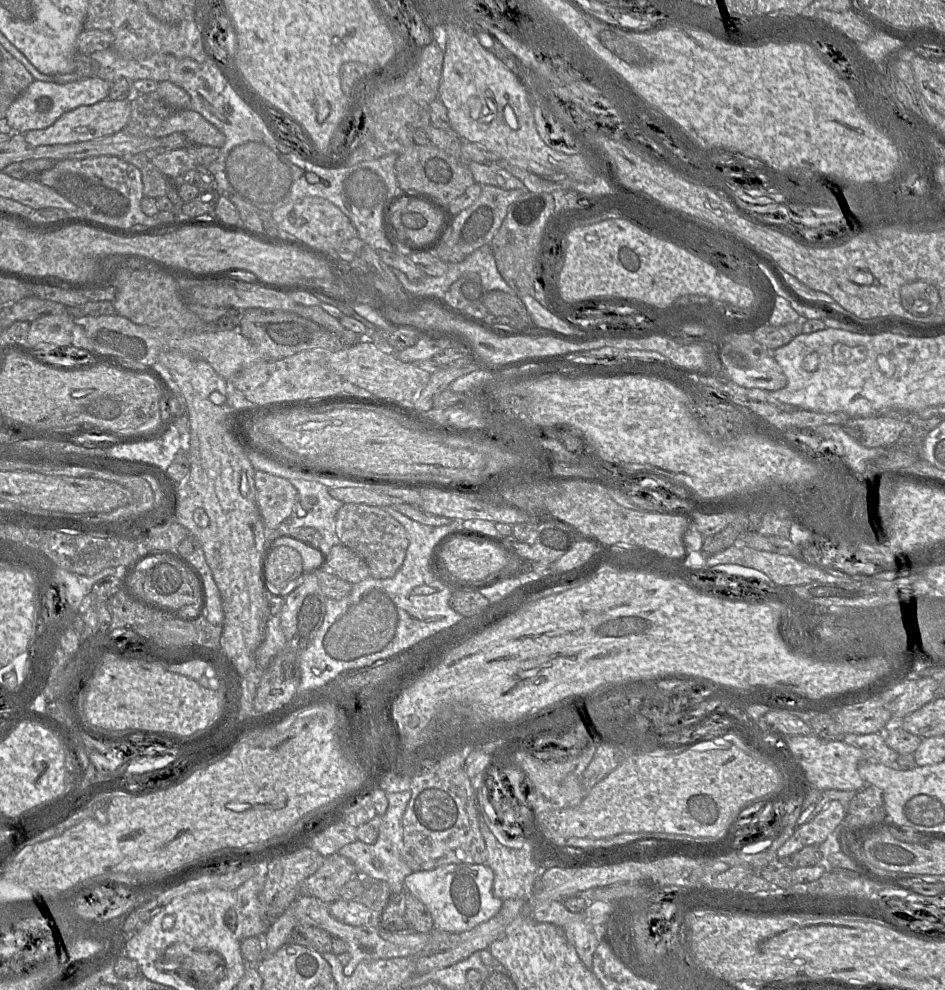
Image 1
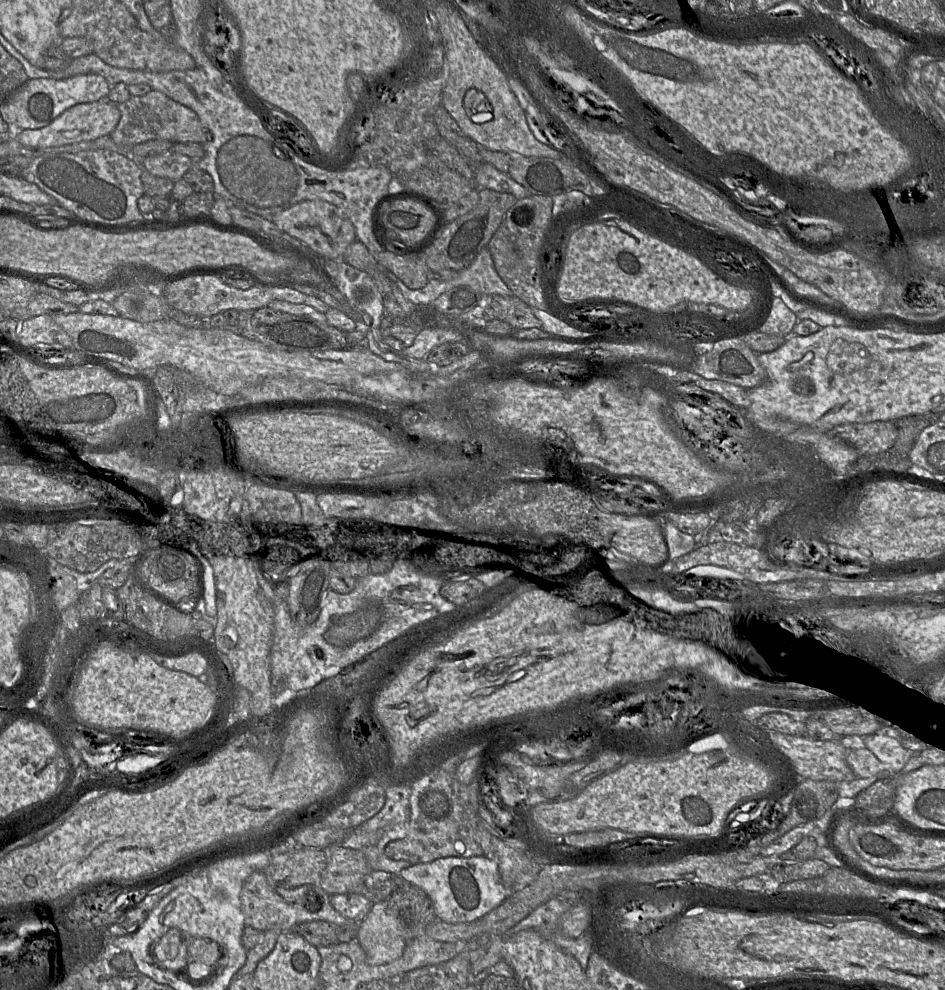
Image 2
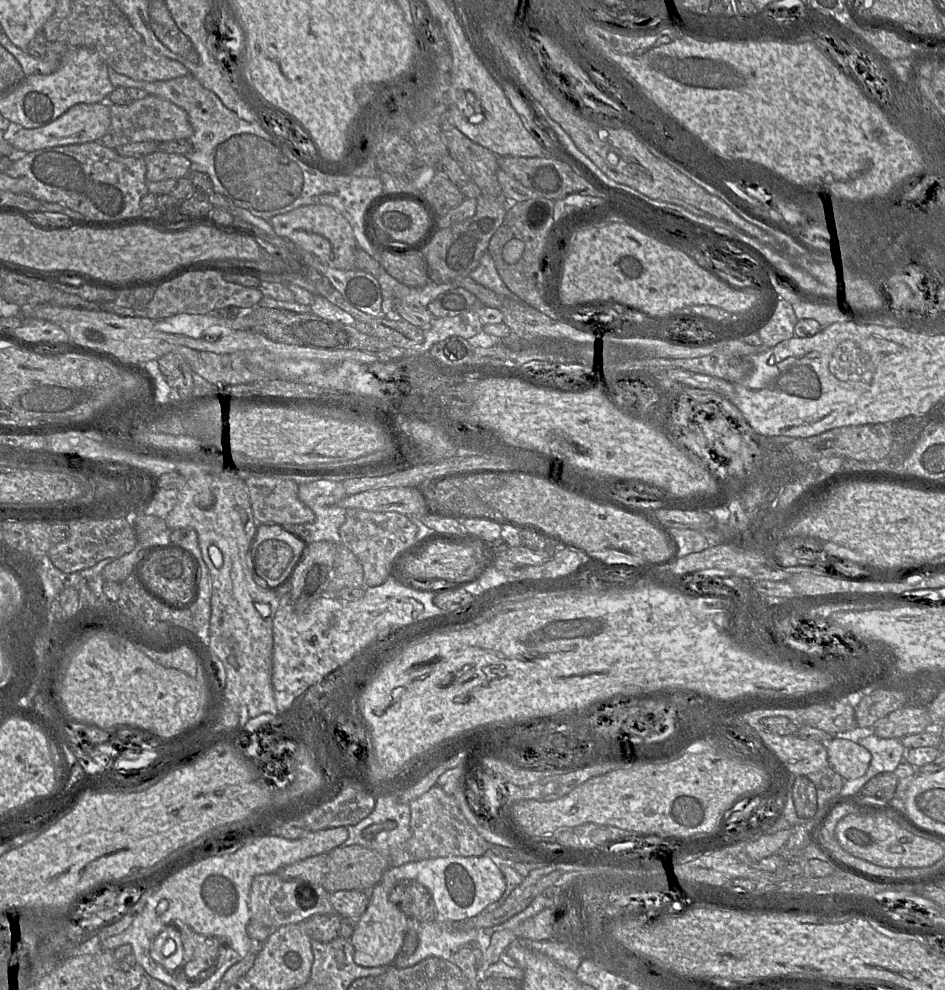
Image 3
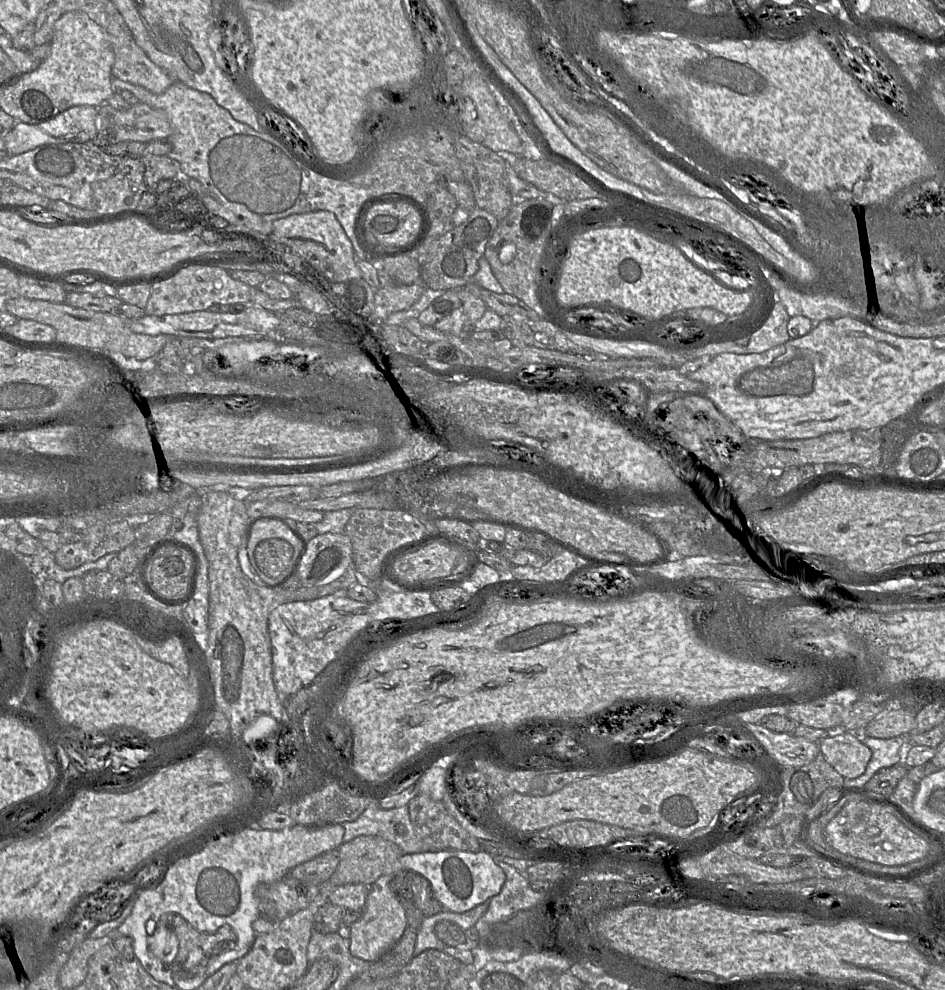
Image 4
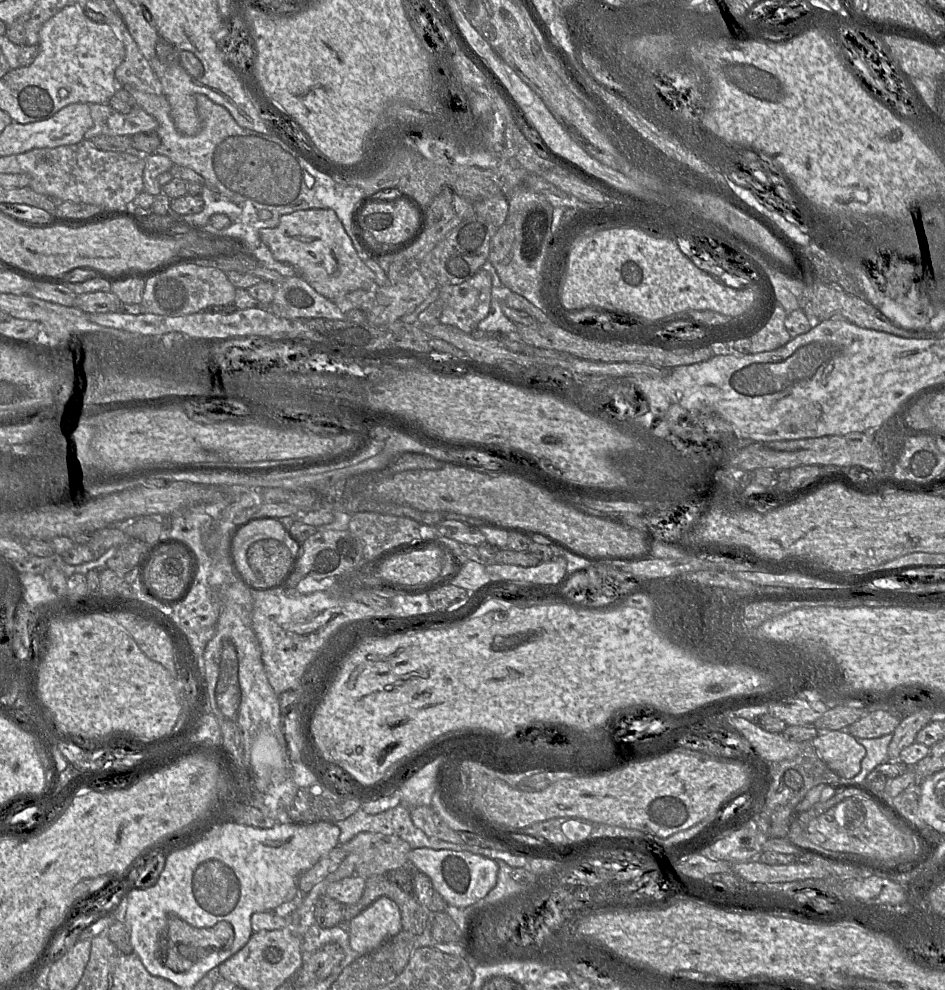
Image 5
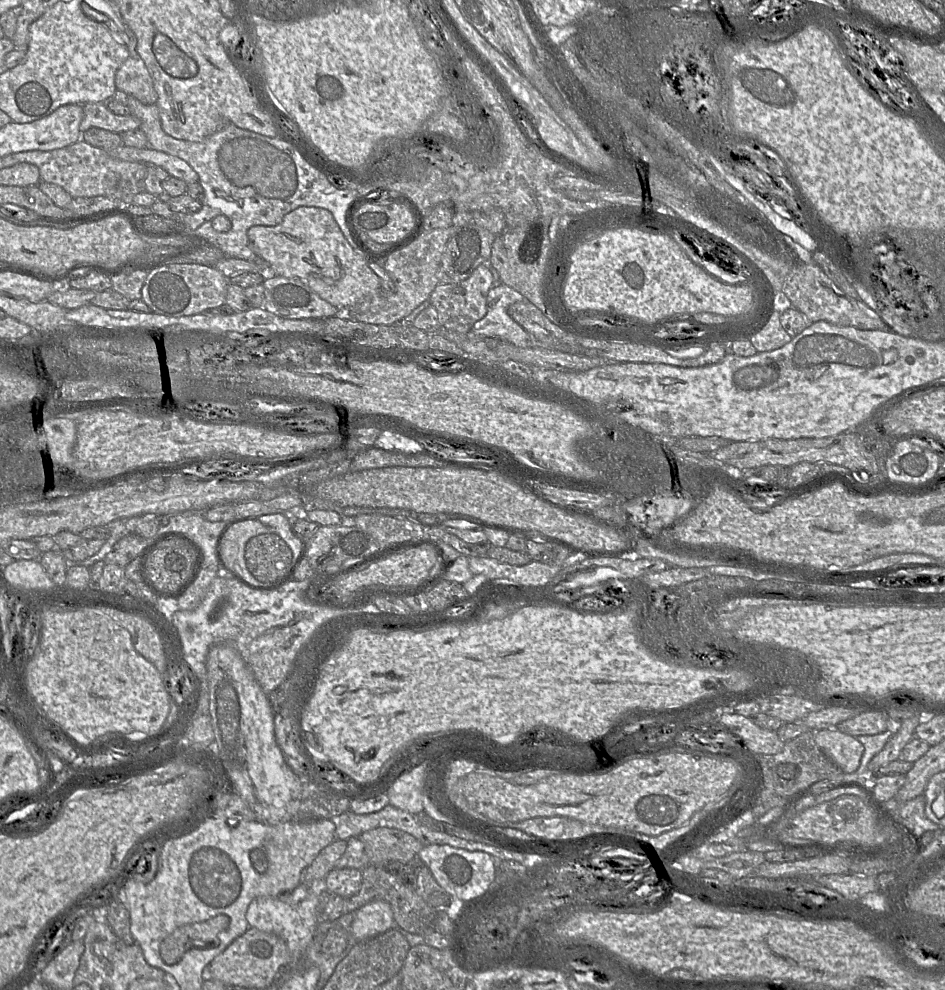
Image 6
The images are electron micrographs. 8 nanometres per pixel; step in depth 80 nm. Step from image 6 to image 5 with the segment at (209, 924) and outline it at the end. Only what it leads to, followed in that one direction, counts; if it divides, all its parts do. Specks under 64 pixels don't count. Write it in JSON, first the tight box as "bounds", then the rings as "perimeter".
{"bounds":[168,913,234,964],"perimeter":[[[174,913],[168,914],[168,940],[176,946],[182,944],[179,946],[180,954],[189,957],[193,964],[212,952],[230,948],[234,937],[234,929],[227,921],[208,928],[196,928]]]}

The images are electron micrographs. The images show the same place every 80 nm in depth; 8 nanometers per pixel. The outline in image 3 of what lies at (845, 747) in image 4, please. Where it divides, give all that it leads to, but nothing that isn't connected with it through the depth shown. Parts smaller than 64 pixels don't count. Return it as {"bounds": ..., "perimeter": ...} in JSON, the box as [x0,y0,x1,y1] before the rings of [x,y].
{"bounds":[827,737,871,779],"perimeter":[[[833,737],[827,743],[830,767],[844,779],[863,776],[871,762],[871,753],[860,744],[845,738]]]}

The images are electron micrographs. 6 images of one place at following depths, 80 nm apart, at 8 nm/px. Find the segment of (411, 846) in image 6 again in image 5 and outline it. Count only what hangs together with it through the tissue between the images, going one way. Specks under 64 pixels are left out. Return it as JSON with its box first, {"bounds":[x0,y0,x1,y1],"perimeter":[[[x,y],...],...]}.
{"bounds":[342,832,420,878],"perimeter":[[[360,832],[342,845],[347,854],[357,854],[355,875],[368,878],[385,875],[396,868],[406,868],[412,874],[420,872],[409,860],[410,844],[398,836],[382,833]]]}

